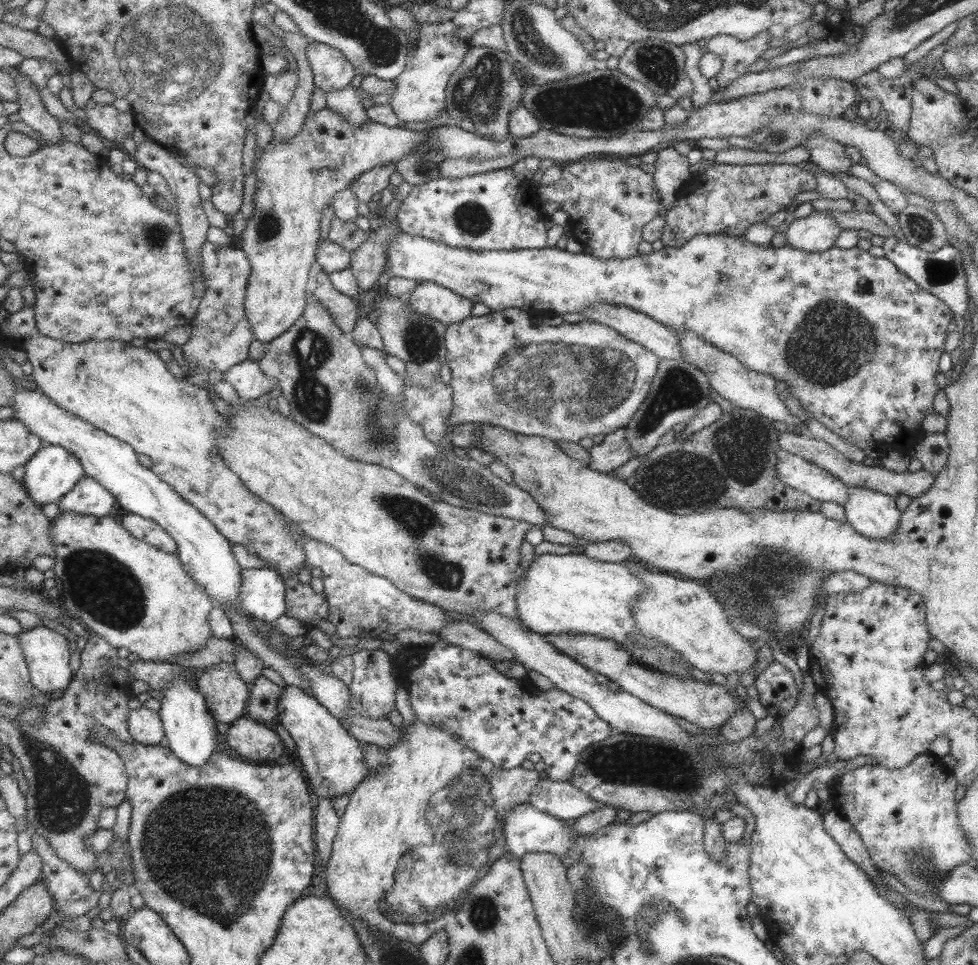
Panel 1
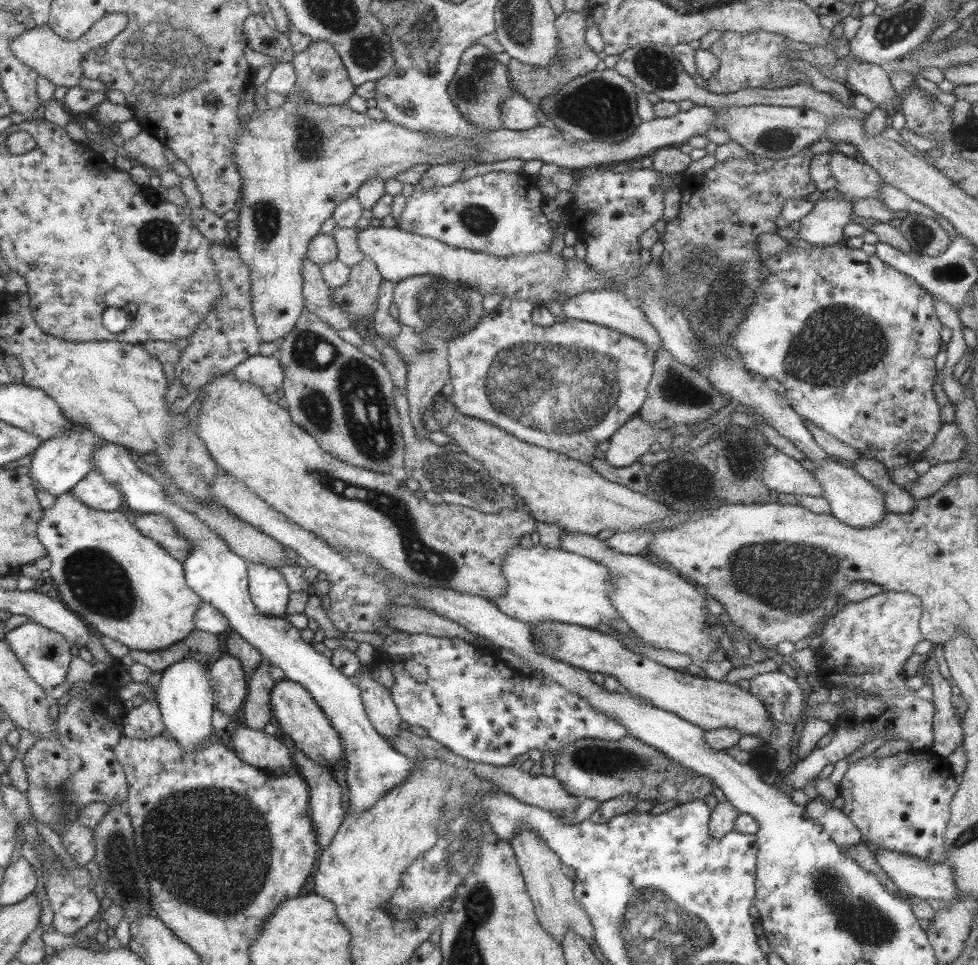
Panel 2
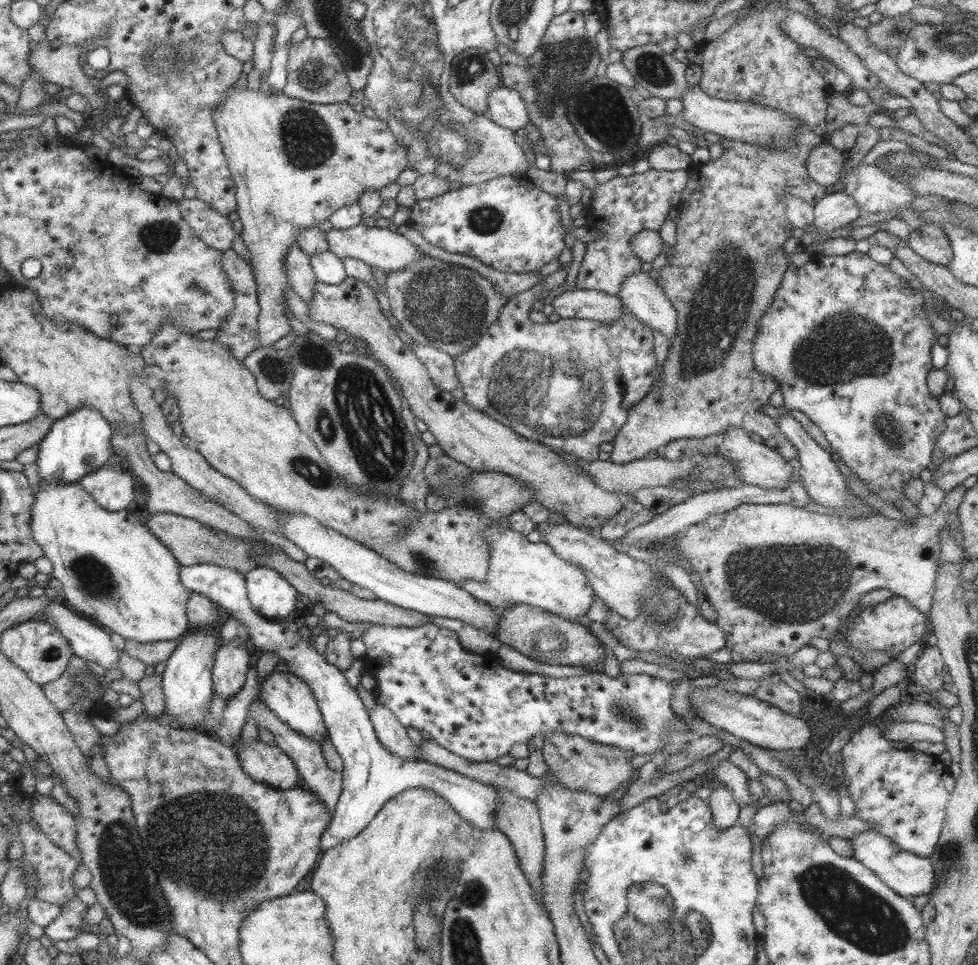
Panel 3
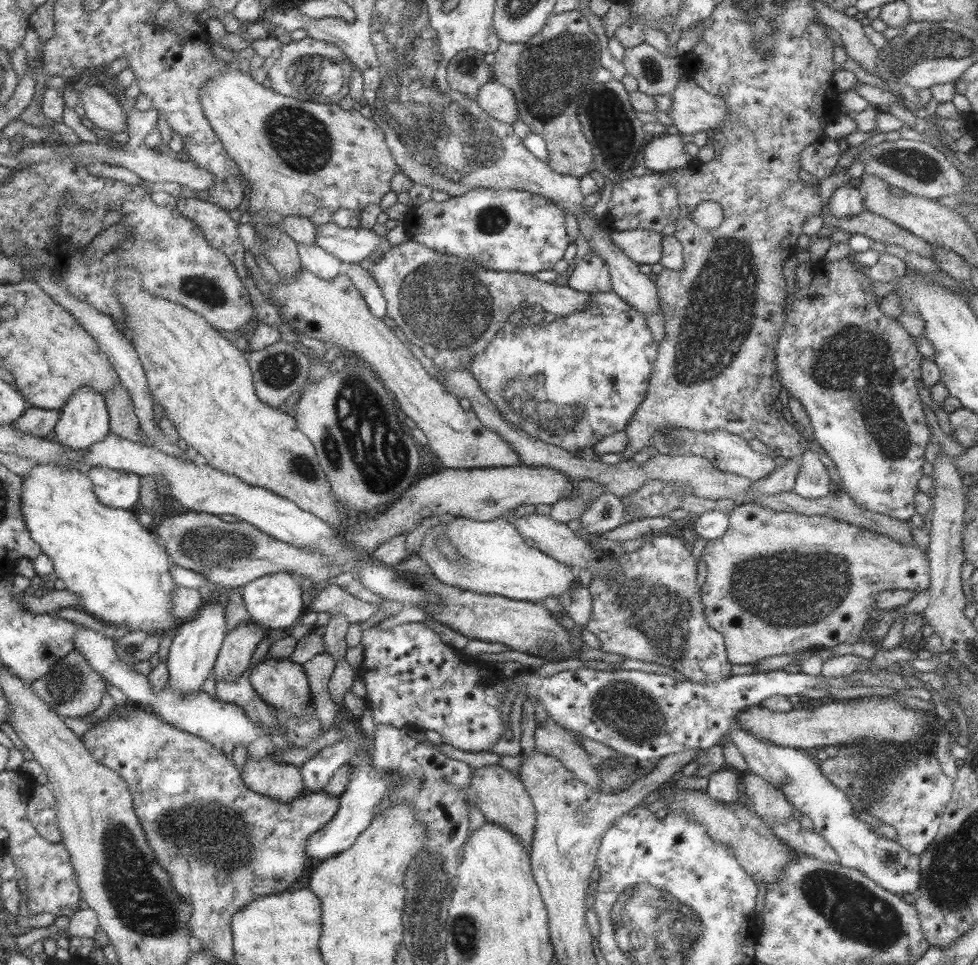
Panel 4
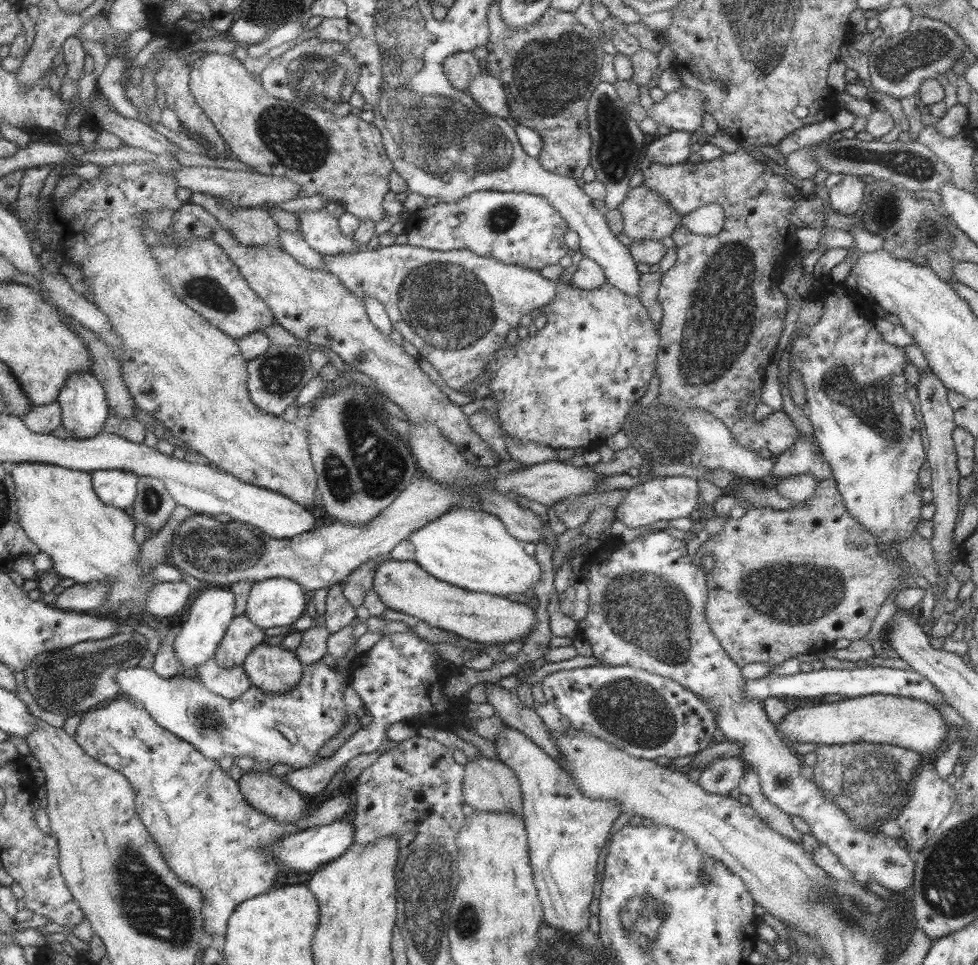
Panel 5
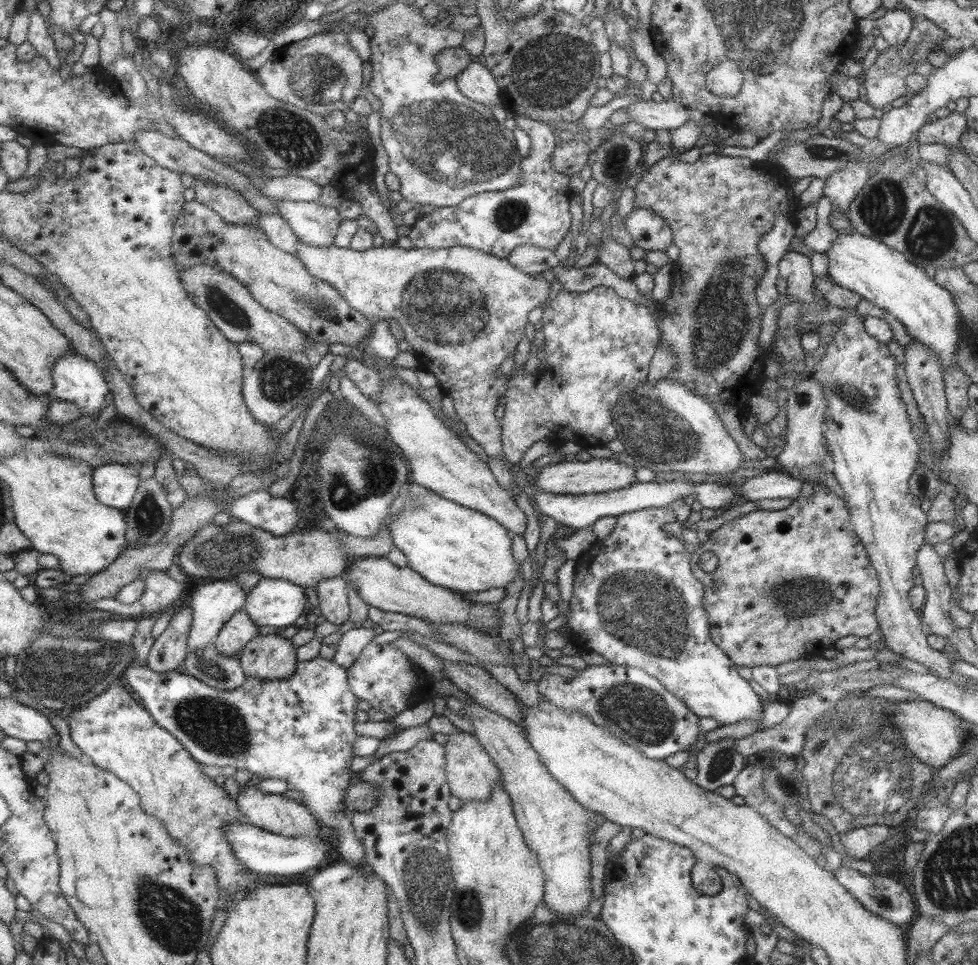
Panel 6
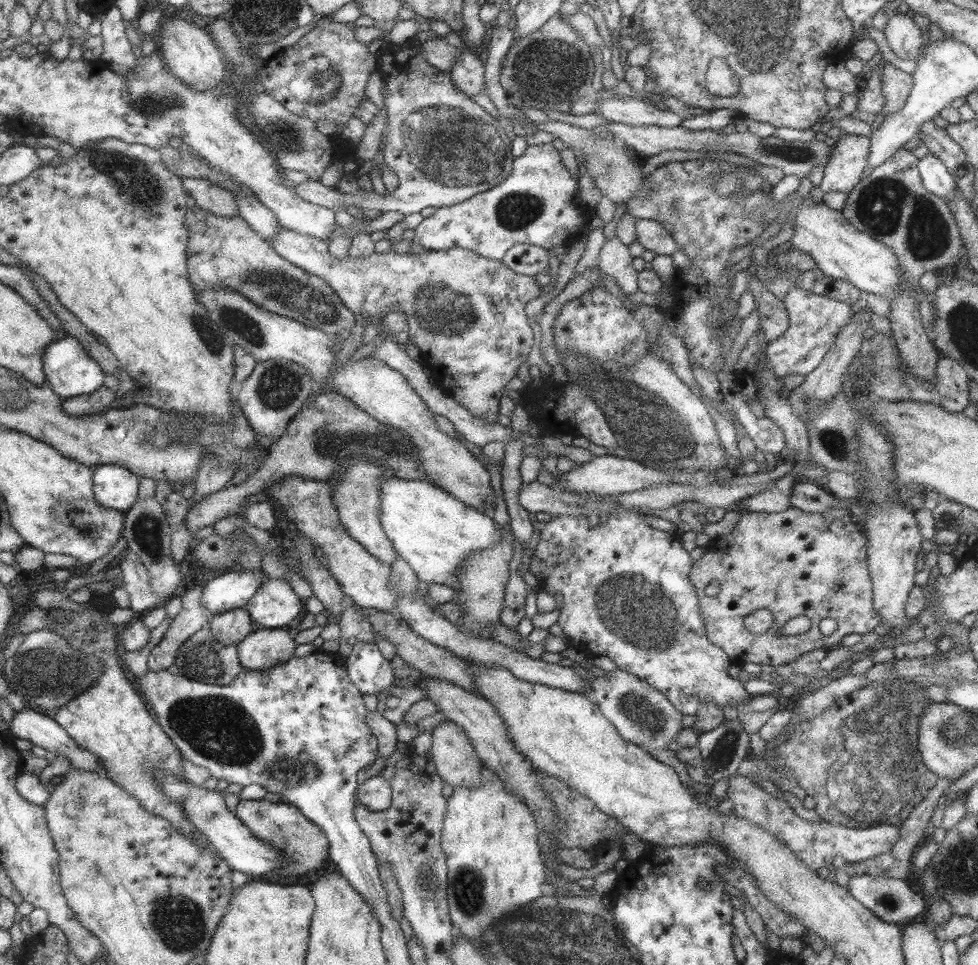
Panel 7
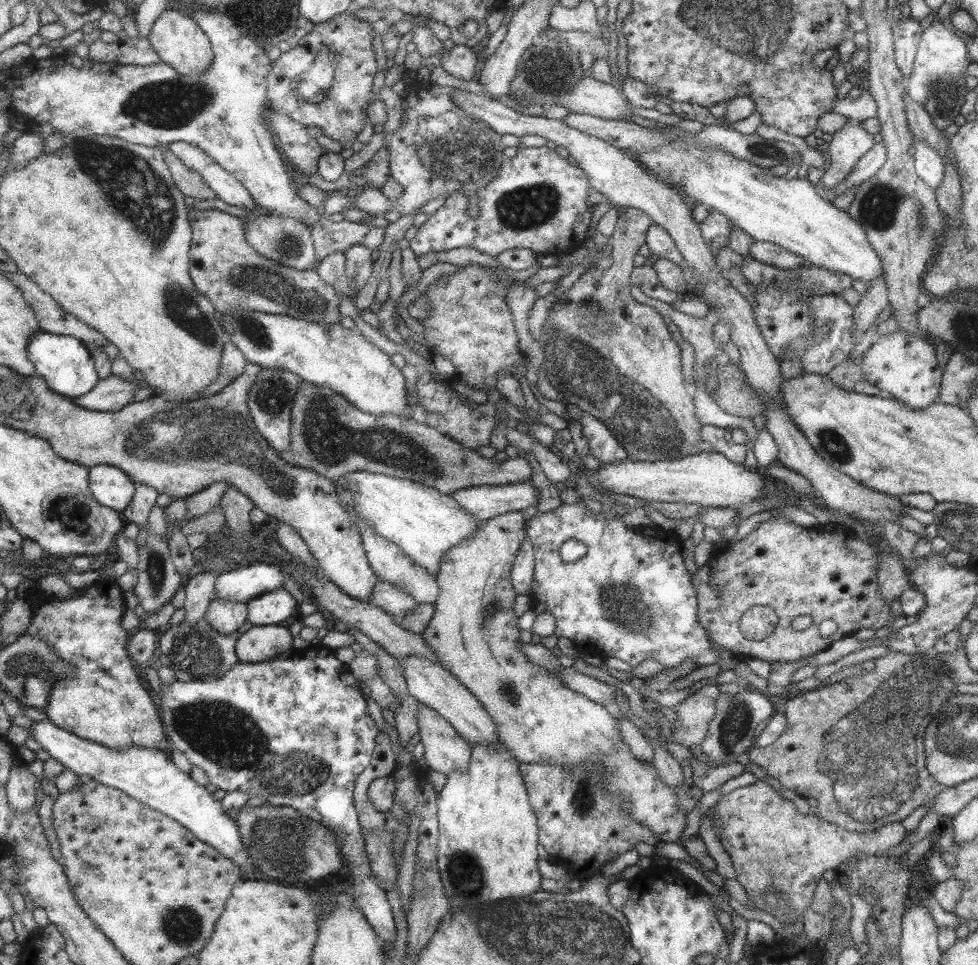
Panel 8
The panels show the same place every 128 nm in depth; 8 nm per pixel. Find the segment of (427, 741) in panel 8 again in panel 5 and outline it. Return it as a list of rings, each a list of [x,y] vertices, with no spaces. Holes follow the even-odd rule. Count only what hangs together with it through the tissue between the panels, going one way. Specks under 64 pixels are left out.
[[[477,755],[462,765],[465,774],[462,778],[462,794],[467,806],[487,812],[515,813],[522,818],[523,806],[520,783],[514,771],[505,763]]]

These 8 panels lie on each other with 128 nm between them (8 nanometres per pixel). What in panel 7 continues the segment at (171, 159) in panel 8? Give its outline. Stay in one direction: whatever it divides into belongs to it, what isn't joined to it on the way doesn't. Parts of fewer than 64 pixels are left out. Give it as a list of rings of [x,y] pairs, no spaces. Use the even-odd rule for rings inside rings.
[[[182,178],[183,186],[195,201],[195,206],[222,217],[237,215],[238,202],[231,191],[212,183],[206,178]]]

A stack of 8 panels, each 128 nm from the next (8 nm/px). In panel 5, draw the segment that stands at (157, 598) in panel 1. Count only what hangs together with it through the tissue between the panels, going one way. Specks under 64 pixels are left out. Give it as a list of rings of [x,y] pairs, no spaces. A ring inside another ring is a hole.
[[[17,463],[9,471],[15,479],[18,495],[18,513],[28,538],[41,552],[53,559],[53,571],[61,578],[72,578],[79,584],[105,581],[112,584],[105,609],[124,615],[122,606],[130,600],[137,604],[138,614],[143,610],[150,590],[157,582],[146,582],[146,574],[153,566],[140,566],[135,548],[135,521],[130,511],[106,505],[96,493],[91,473],[66,467]]]

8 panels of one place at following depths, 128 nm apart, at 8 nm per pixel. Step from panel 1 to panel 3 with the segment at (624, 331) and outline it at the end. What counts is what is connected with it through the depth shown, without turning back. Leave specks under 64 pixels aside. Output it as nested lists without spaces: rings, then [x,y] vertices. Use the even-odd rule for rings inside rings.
[[[566,290],[557,296],[551,294],[546,302],[560,318],[609,322],[622,317],[623,312],[621,299],[599,290]]]

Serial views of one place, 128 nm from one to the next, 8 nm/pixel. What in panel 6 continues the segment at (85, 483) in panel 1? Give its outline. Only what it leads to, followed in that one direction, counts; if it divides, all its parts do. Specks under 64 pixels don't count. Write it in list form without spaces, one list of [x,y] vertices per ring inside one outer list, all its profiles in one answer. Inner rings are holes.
[[[105,464],[94,470],[94,491],[101,504],[126,511],[134,501],[139,467]]]

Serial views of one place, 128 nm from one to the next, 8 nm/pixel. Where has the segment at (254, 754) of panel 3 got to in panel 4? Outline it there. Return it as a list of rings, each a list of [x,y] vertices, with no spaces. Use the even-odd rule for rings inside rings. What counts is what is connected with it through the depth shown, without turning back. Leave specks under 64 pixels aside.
[[[270,755],[256,761],[248,758],[241,768],[245,785],[277,802],[291,802],[305,794],[300,769],[289,763],[274,763]]]

